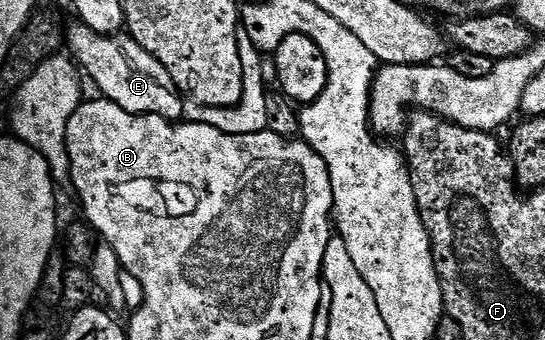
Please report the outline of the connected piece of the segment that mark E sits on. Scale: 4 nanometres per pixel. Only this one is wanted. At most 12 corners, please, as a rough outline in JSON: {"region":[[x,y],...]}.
{"region":[[129,34],[64,40],[120,110],[181,121],[170,72]]}

